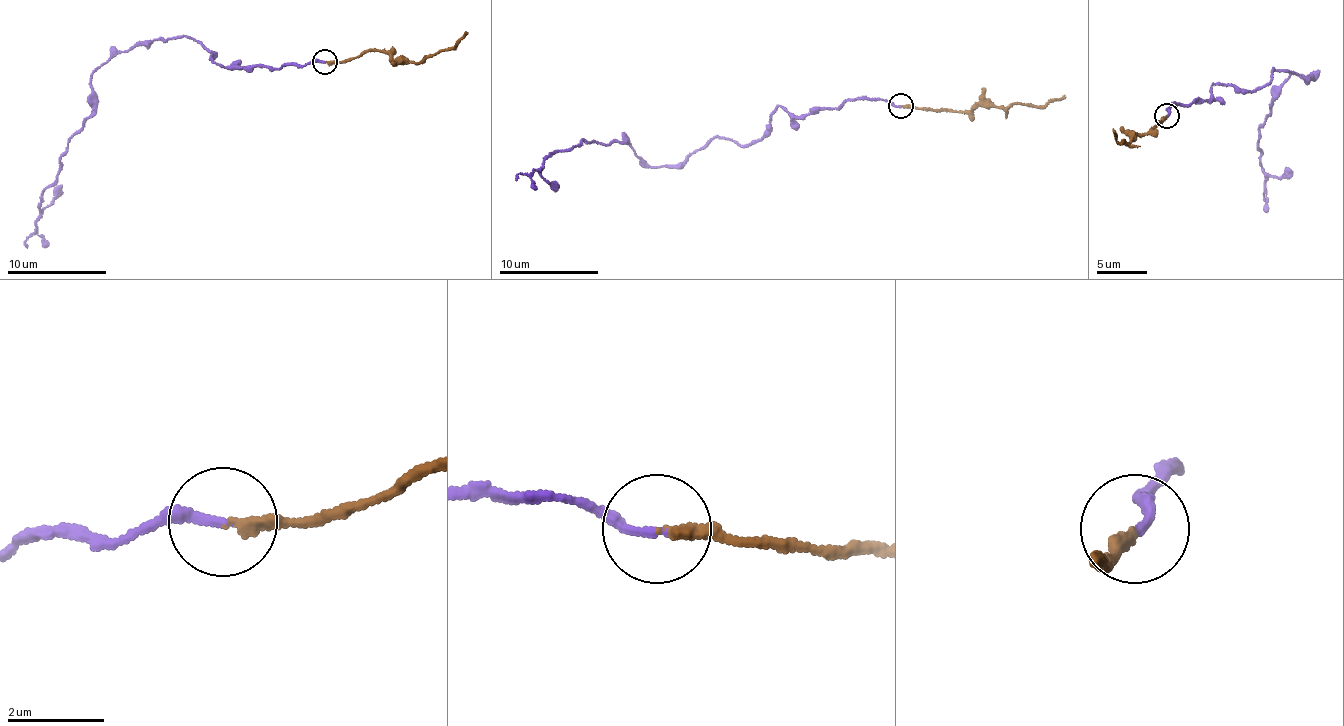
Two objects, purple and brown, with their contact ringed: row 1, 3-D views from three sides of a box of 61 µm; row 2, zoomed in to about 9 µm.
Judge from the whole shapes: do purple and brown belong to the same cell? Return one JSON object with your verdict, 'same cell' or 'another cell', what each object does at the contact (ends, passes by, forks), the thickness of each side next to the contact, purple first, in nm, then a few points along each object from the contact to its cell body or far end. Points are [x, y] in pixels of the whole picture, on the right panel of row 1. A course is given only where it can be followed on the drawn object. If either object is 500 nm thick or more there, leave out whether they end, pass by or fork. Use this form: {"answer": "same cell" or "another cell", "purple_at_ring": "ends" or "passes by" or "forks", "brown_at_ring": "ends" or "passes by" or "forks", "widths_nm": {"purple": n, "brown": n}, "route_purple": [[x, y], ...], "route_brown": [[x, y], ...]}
{"answer": "same cell", "purple_at_ring": "ends", "brown_at_ring": "ends", "widths_nm": {"purple": 190, "brown": 240}, "route_purple": [[1165, 115], [1274, 67], [1316, 78], [1290, 75], [1259, 128], [1265, 203]], "route_brown": [[1165, 115], [1151, 132], [1136, 133], [1128, 145], [1121, 143], [1112, 129]]}

